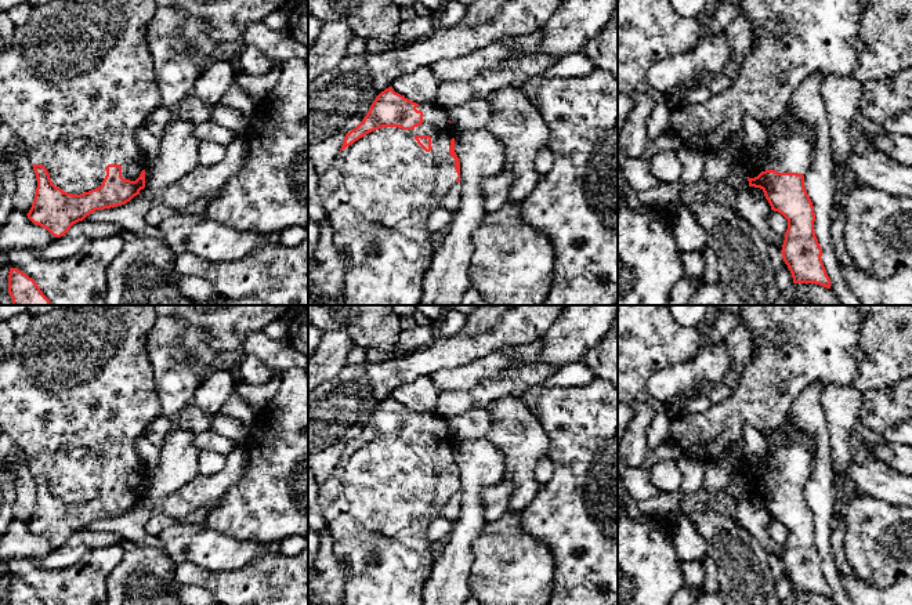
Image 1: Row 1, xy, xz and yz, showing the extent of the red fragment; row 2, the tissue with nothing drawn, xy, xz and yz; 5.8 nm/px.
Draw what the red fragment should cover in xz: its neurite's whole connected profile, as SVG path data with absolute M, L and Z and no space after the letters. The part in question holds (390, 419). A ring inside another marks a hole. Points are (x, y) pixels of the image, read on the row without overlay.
M388 396L376 406L363 430L345 443L339 465L318 492L334 551L347 566L344 605L423 604L423 588L435 561L434 543L427 537L427 530L448 499L460 492L456 442L445 419L437 413L419 414Z

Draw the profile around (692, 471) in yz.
M685 453L676 463L681 474L680 490L683 493L701 494L705 479L703 463Z

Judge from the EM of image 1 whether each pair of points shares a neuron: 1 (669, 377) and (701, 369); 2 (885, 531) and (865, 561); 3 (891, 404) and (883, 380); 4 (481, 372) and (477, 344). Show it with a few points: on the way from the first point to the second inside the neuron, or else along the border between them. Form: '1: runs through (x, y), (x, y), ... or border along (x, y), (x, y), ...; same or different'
1: runs through (677, 377), (692, 376); same
2: runs through (885, 538), (883, 543), (872, 554); same
3: border along (897, 381), (889, 391), (865, 390), (861, 392); different
4: border along (496, 351), (448, 369); different

